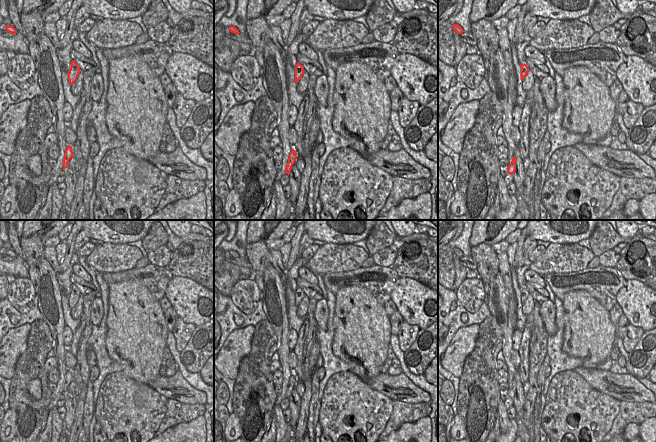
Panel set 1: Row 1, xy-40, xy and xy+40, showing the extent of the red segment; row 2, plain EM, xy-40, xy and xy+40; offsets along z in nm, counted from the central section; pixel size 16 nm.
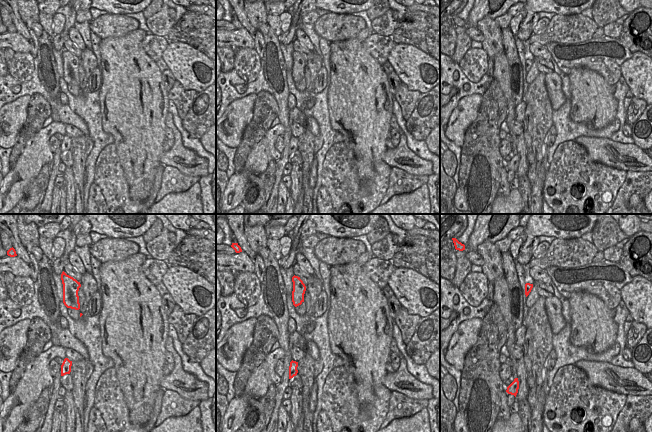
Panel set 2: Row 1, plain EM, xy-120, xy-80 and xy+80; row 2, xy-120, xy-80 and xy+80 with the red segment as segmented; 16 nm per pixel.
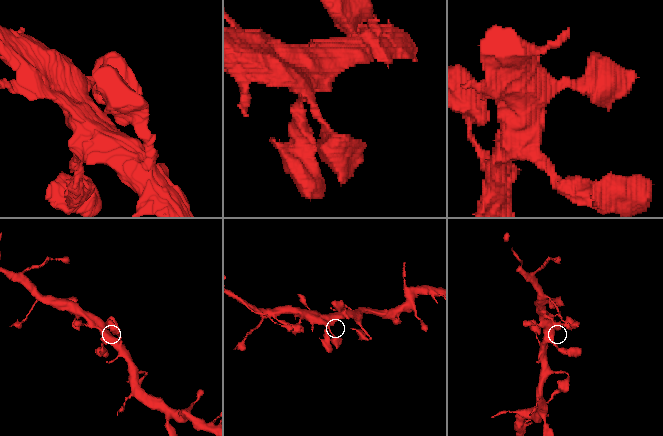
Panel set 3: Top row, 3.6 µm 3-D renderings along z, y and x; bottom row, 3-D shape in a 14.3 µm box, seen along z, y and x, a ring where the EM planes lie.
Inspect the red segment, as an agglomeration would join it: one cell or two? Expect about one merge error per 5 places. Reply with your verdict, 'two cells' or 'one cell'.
one cell

